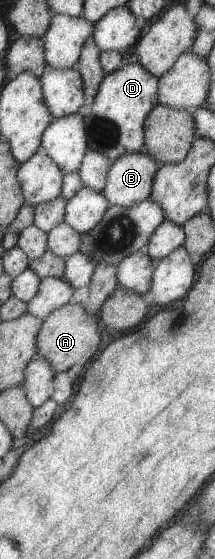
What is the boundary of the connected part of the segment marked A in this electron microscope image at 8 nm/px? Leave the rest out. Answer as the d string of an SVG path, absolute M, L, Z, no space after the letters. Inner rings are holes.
M68 303L54 311L45 321L39 334L37 345L39 357L45 358L53 369L58 372L67 372L74 365L87 367L97 357L100 351L100 339L104 334L104 327L100 321L92 321L92 314L80 304Z

